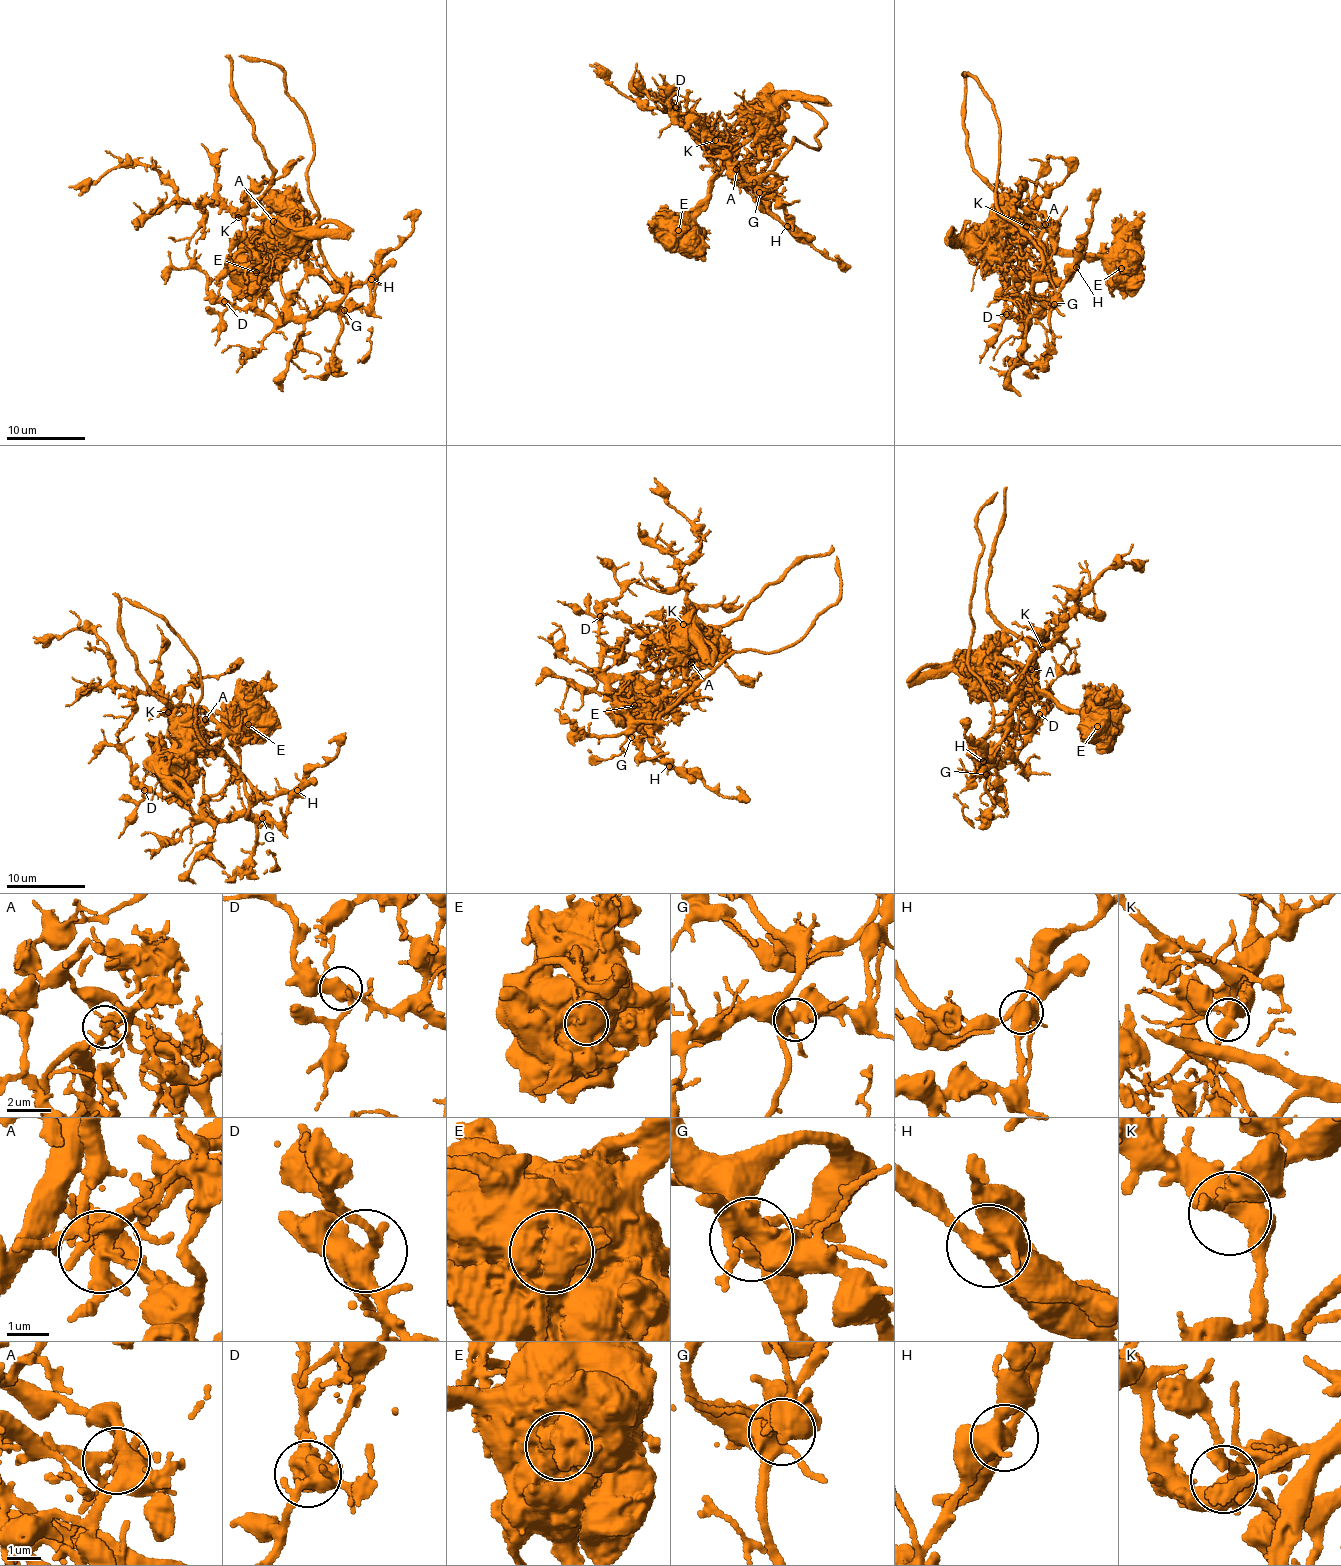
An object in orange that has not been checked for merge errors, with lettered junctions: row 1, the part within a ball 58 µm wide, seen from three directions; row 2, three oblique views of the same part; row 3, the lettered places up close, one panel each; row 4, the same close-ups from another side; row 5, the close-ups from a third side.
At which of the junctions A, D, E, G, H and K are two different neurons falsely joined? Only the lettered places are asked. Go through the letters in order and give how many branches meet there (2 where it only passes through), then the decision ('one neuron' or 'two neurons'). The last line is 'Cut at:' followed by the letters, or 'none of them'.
A: 6 branches meet; two neurons
D: 4 branches meet; one neuron
E: 1 branches meet; two neurons
G: 4 branches meet; one neuron
H: 4 branches meet; two neurons
K: 6 branches meet; one neuron
Cut at: A, E, H

